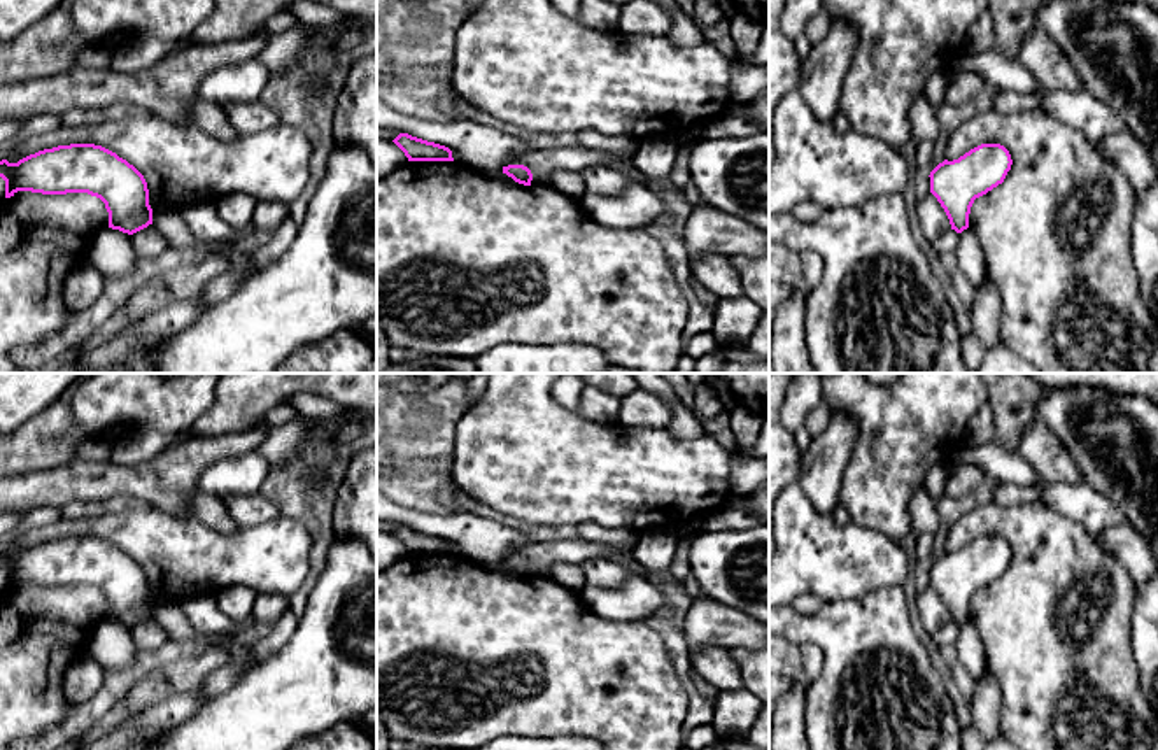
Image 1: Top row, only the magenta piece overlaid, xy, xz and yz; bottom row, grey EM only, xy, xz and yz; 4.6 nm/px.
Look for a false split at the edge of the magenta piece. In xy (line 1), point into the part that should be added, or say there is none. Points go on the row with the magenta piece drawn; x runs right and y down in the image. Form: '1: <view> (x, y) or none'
1: none

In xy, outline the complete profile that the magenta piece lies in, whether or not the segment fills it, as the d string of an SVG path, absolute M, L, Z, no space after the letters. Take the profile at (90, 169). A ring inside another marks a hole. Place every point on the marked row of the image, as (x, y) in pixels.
M70 144L44 149L18 163L0 161L0 177L5 180L5 198L18 191L42 195L88 193L100 198L109 212L109 228L133 235L152 224L149 189L144 175L116 152L95 144Z

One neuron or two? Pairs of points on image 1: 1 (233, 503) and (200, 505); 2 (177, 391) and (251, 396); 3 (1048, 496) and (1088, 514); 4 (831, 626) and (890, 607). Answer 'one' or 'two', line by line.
1: two
2: two
3: one
4: one

